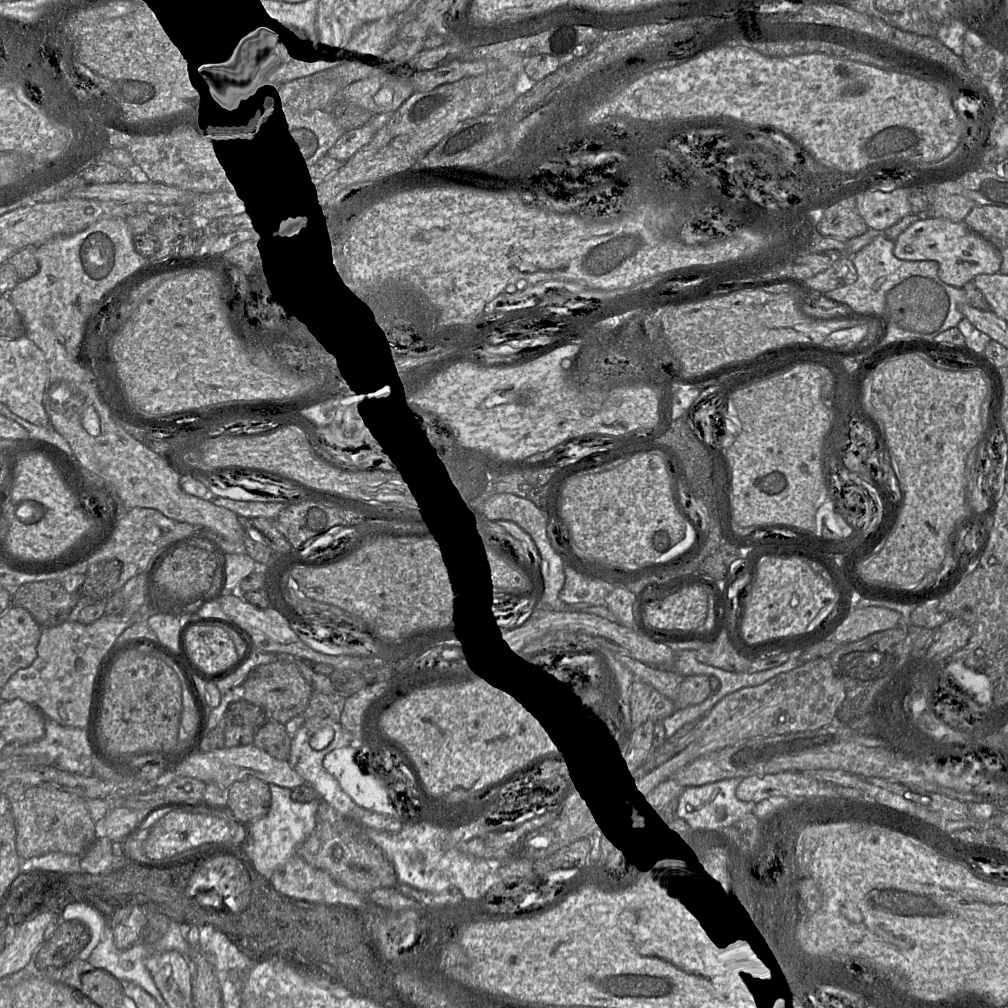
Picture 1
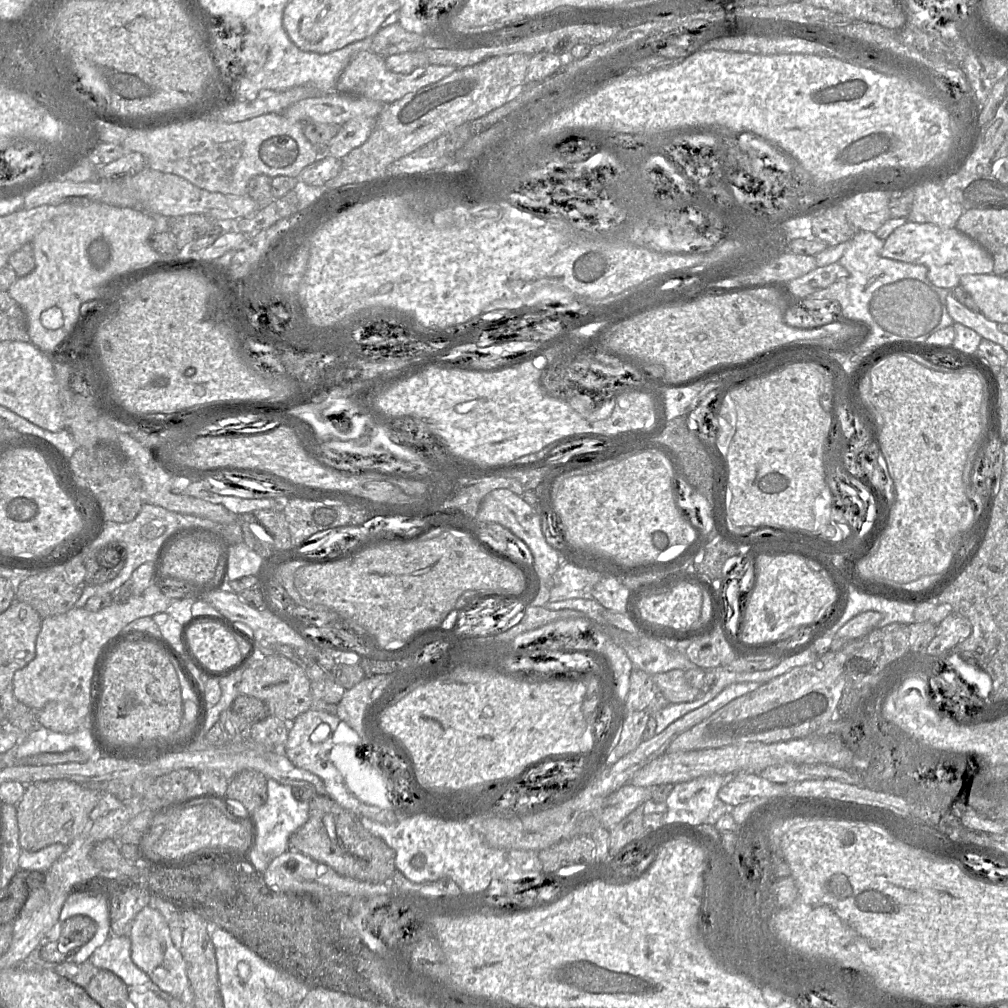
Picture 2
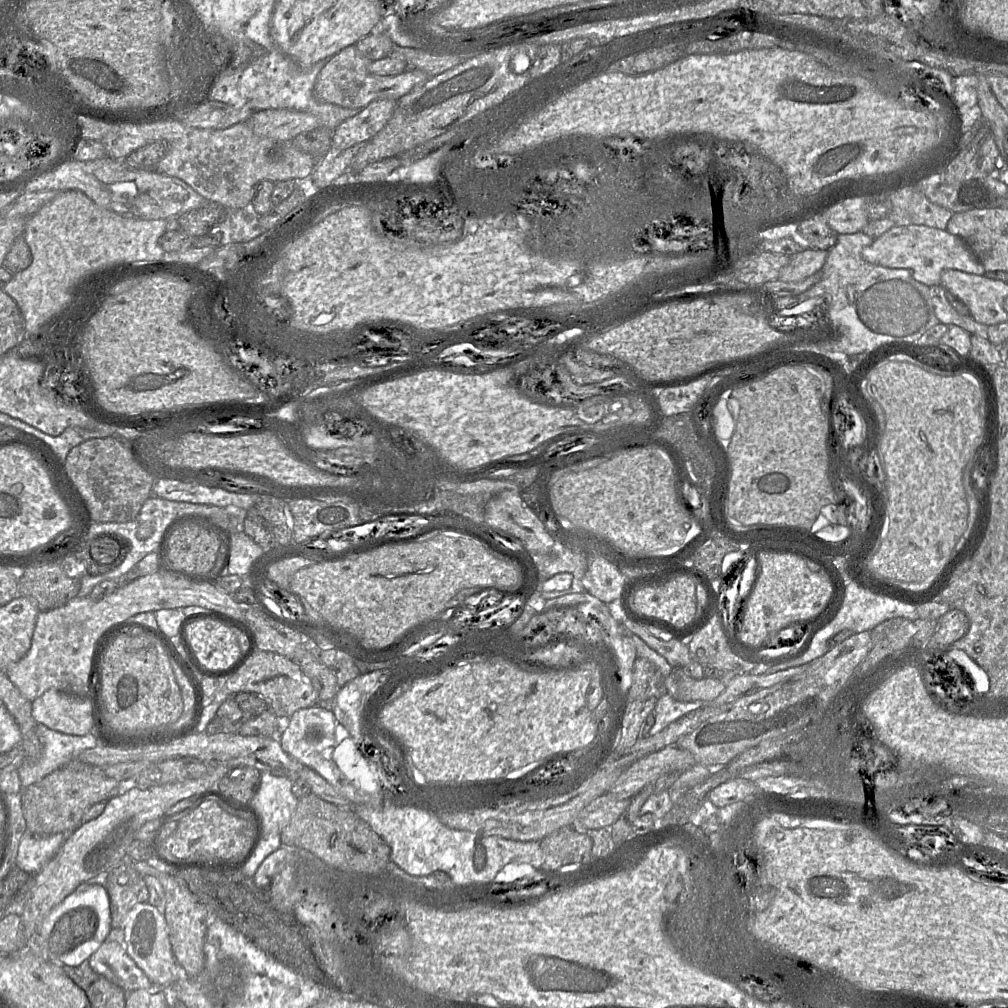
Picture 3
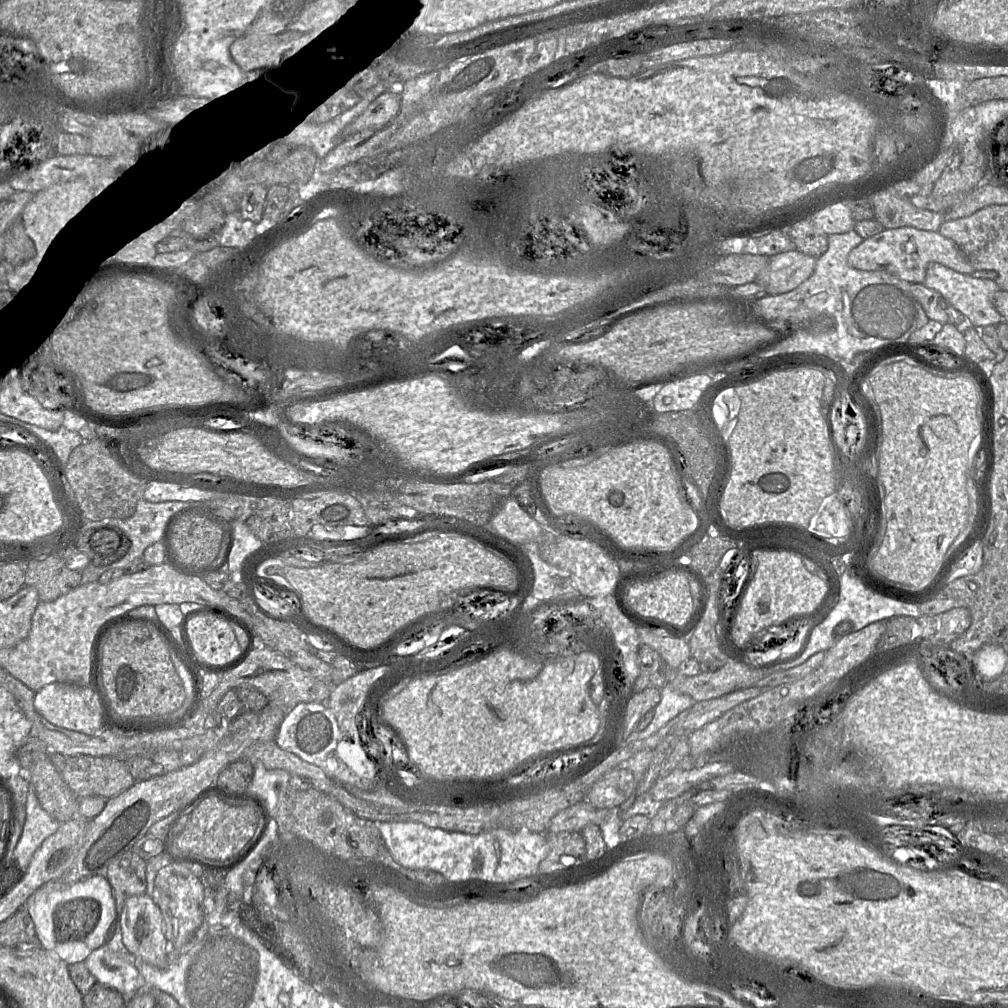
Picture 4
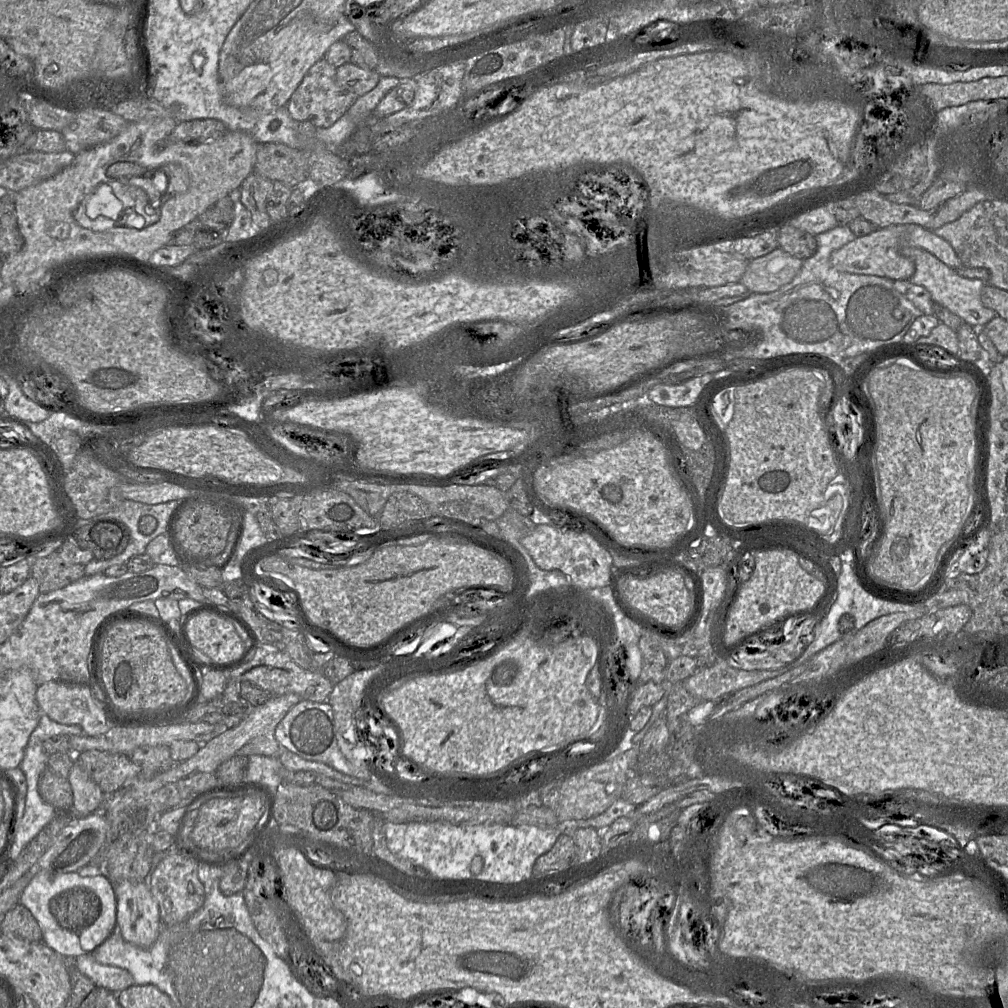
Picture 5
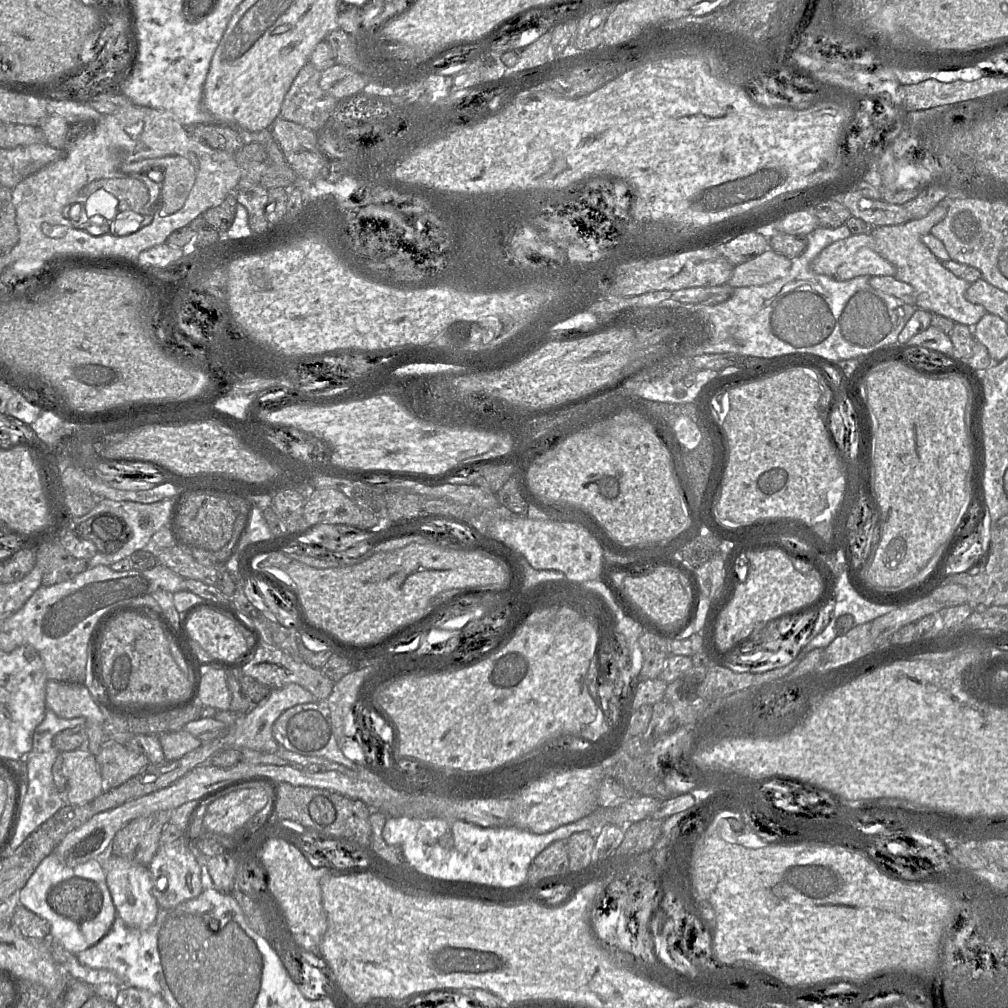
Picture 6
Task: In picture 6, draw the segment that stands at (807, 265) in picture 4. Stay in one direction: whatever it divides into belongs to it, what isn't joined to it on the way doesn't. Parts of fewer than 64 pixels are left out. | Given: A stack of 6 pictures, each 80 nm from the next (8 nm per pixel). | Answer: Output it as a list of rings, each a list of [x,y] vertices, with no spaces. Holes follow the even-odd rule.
[[[769,249],[735,266],[727,283],[731,287],[764,285],[785,276],[790,267],[791,259]]]

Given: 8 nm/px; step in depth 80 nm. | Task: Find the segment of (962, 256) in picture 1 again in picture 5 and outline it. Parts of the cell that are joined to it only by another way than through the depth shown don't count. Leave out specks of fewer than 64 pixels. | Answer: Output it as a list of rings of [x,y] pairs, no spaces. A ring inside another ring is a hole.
[[[917,224],[891,225],[879,228],[868,235],[856,237],[831,254],[831,264],[840,272],[909,280],[915,272],[915,264],[902,255],[902,248],[922,248],[953,269],[963,266],[949,242],[934,234],[932,230]]]

